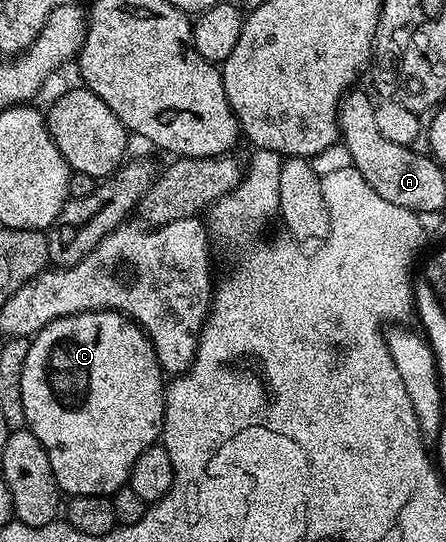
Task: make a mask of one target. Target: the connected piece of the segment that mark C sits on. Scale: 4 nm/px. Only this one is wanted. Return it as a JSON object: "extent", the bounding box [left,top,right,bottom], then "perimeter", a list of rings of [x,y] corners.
{"extent":[23,312,166,497],"perimeter":[[[80,312],[64,316],[58,320],[52,320],[43,330],[32,337],[27,350],[27,362],[23,366],[23,410],[25,411],[25,423],[29,431],[43,442],[47,450],[47,458],[51,458],[51,471],[55,474],[55,482],[60,486],[66,497],[74,496],[108,496],[126,487],[129,483],[131,466],[143,450],[161,440],[161,427],[165,424],[165,389],[166,381],[163,379],[163,369],[157,360],[153,349],[153,343],[149,336],[137,323],[122,314],[122,312]]]}

